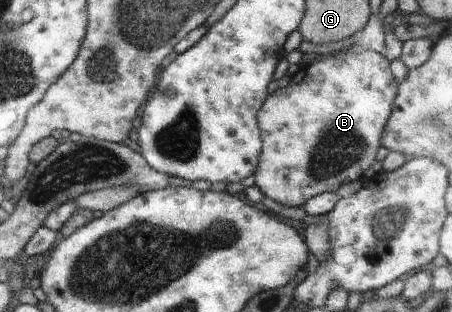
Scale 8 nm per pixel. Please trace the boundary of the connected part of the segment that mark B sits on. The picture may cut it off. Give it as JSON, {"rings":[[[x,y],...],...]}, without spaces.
{"rings":[[[369,50],[351,52],[338,52],[332,58],[317,58],[310,66],[302,71],[302,75],[292,79],[287,86],[275,90],[269,96],[269,104],[265,104],[265,112],[261,112],[261,128],[265,128],[265,156],[261,156],[261,168],[257,168],[255,184],[262,191],[264,196],[276,205],[281,204],[289,207],[300,206],[307,203],[322,193],[335,193],[344,183],[355,180],[362,180],[364,172],[375,162],[376,153],[380,147],[380,140],[383,138],[384,129],[387,127],[388,120],[392,115],[392,105],[395,103],[396,96],[399,94],[399,86],[395,83],[389,62],[383,58],[381,53]]]}

